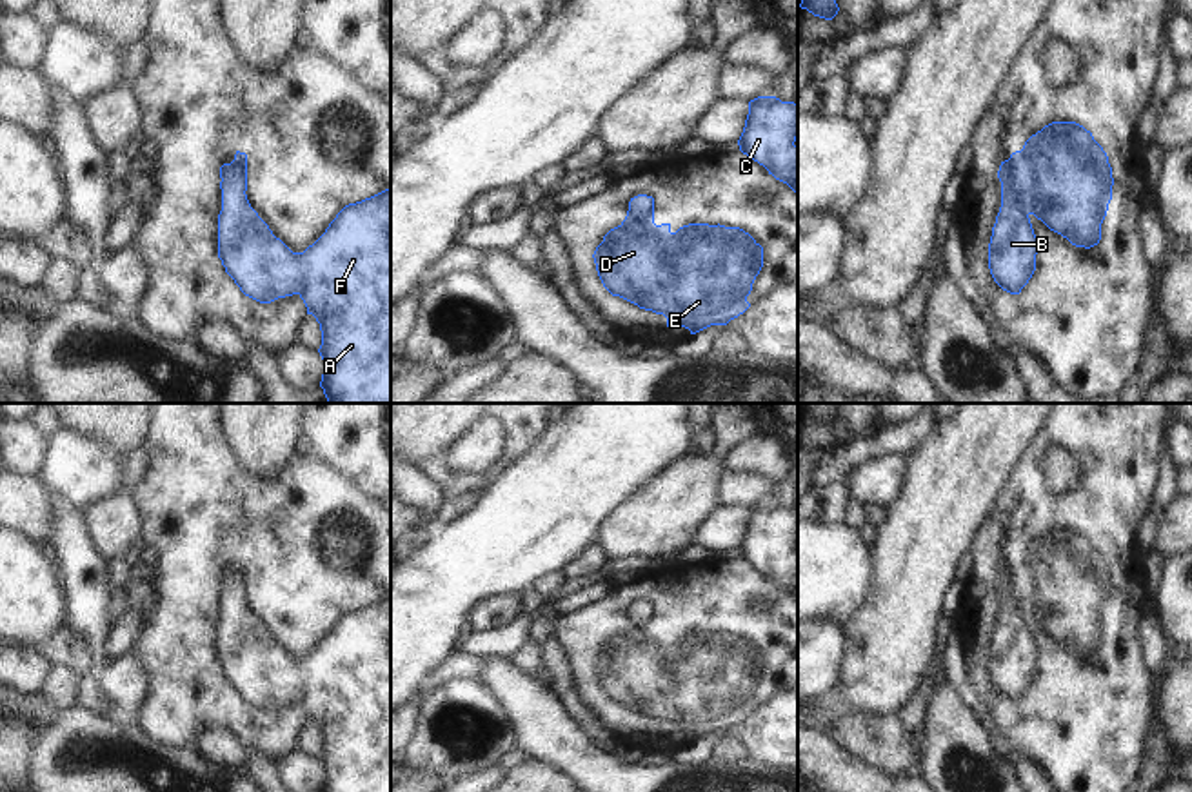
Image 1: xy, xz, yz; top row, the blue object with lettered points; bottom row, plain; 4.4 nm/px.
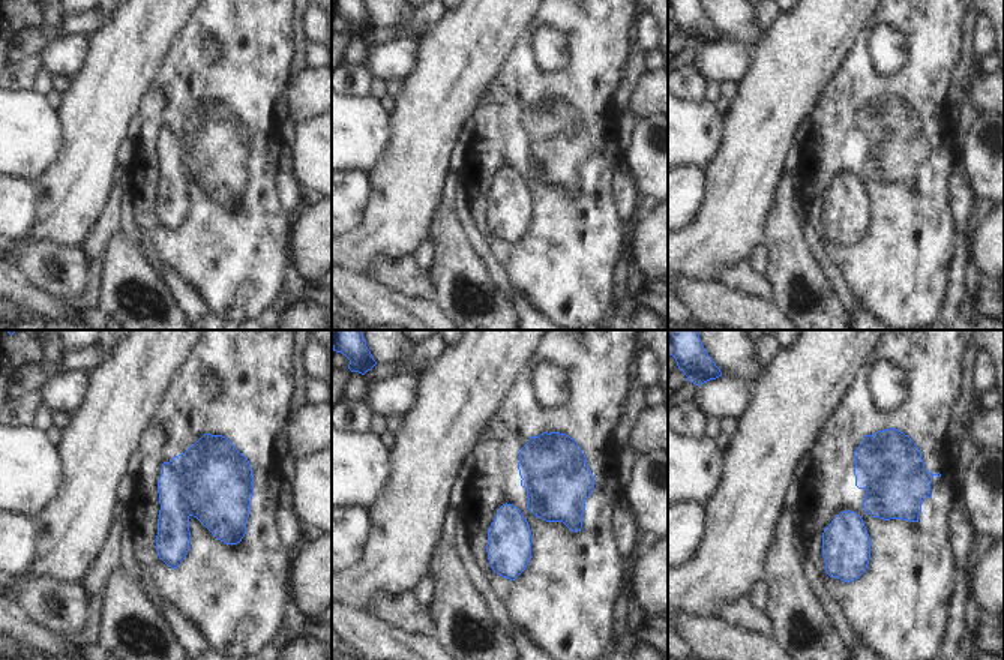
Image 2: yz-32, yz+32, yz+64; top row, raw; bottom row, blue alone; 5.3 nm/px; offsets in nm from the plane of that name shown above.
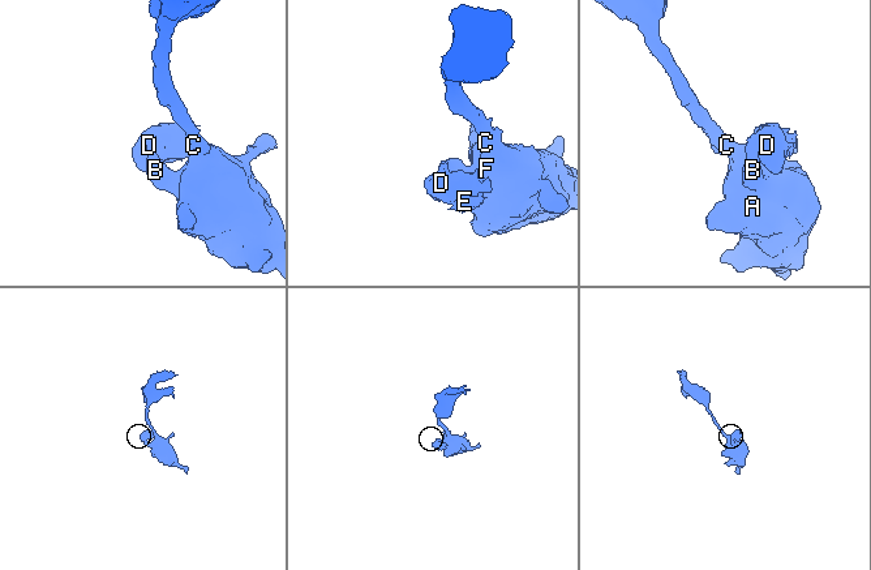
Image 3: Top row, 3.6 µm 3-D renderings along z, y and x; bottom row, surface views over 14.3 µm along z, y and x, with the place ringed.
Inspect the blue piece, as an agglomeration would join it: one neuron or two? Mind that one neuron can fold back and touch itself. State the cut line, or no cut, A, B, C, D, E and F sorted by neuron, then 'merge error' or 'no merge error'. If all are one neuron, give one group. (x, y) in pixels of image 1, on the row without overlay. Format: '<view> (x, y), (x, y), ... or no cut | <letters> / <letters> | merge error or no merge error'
yz (1005, 587), (1029, 620) | A B C F / D E | merge error

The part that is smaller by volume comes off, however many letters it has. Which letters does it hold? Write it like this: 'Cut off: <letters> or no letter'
Cut off: D, E

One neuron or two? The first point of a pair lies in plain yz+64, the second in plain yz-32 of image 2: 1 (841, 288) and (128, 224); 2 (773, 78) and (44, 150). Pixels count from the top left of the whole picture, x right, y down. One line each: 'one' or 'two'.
1: one
2: two

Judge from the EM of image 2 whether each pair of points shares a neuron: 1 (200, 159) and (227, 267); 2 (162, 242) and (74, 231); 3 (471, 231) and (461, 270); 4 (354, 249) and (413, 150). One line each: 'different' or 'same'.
1: same
2: different
3: different
4: same

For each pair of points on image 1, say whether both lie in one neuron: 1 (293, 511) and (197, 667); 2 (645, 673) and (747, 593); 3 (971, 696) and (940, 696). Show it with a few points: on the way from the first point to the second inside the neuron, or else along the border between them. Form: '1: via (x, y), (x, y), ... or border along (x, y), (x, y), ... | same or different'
1: via (249, 534), (197, 587), (197, 623) | same
2: via (671, 669), (722, 618) | same
3: border along (947, 682), (985, 729) | different

